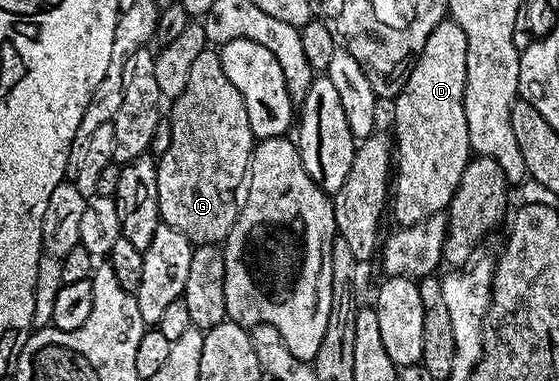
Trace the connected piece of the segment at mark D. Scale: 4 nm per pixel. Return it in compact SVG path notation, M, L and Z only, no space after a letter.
M447 17L432 29L428 41L424 41L424 49L413 60L410 74L406 76L406 83L402 87L402 92L395 95L392 100L394 106L394 131L392 138L396 148L396 178L392 183L392 215L394 211L395 224L407 227L413 223L424 221L428 217L445 212L450 206L452 197L460 185L460 177L466 168L466 162L472 157L470 142L468 141L468 117L464 117L464 85L466 84L466 74L468 73L468 37L464 37L464 29L456 25L454 20Z

